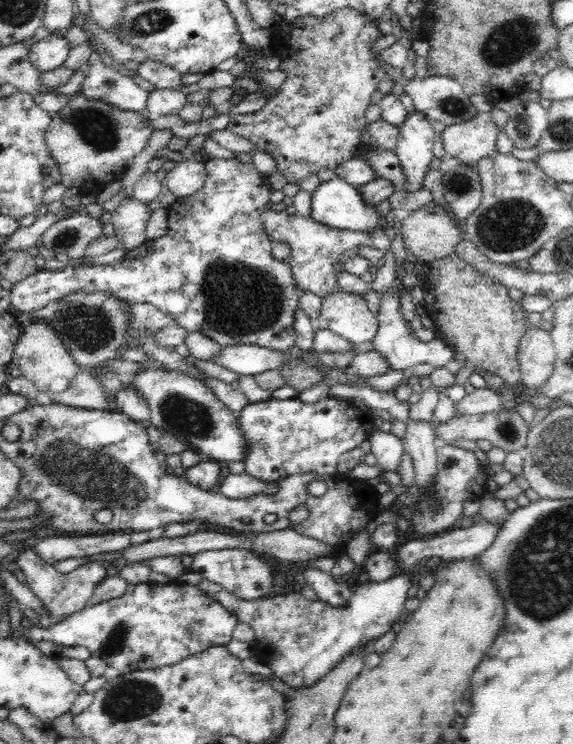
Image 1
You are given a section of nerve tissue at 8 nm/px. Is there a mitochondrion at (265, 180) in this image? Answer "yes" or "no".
no

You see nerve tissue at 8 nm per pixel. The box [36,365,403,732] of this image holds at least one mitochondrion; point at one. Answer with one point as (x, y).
(129, 700)

